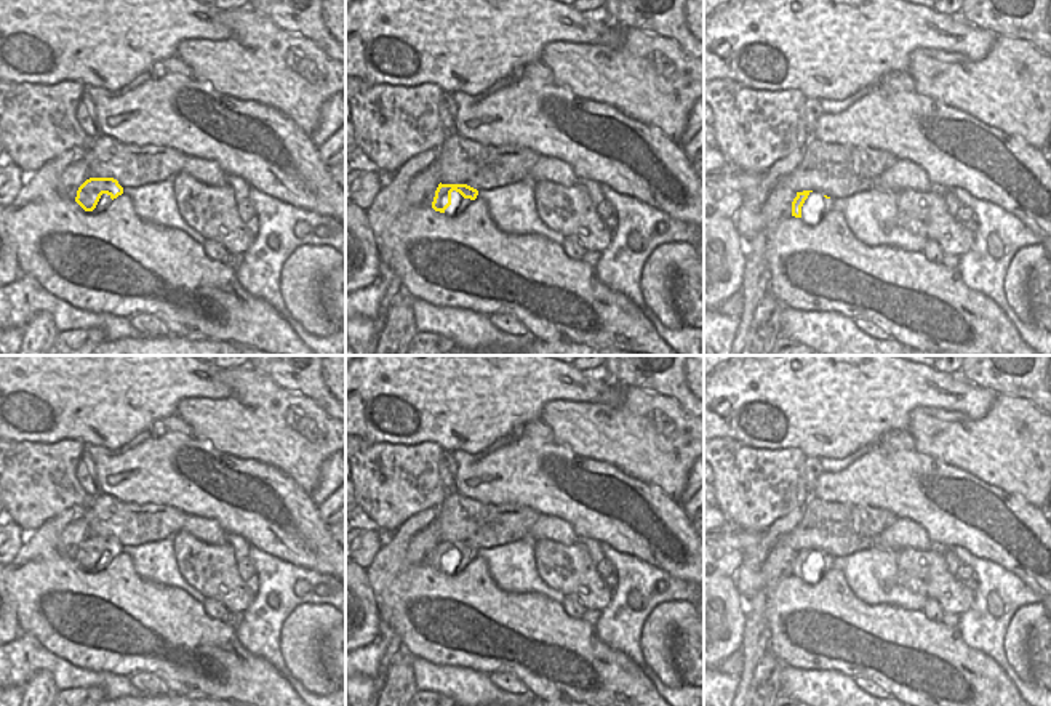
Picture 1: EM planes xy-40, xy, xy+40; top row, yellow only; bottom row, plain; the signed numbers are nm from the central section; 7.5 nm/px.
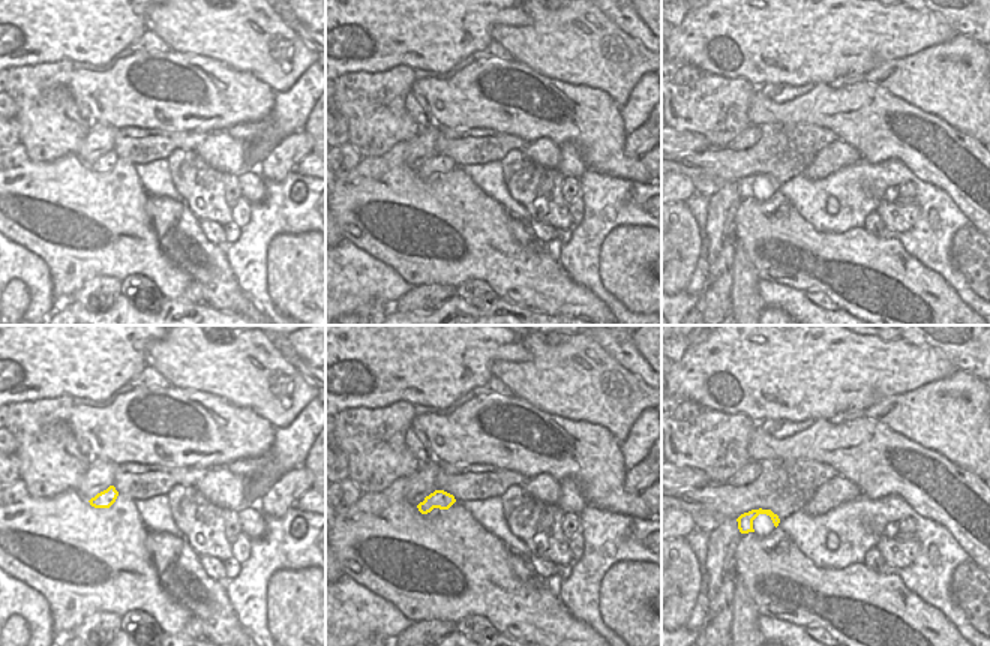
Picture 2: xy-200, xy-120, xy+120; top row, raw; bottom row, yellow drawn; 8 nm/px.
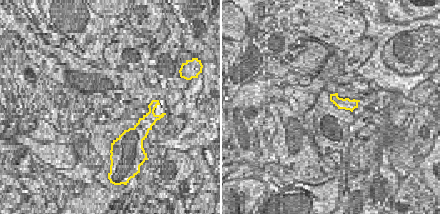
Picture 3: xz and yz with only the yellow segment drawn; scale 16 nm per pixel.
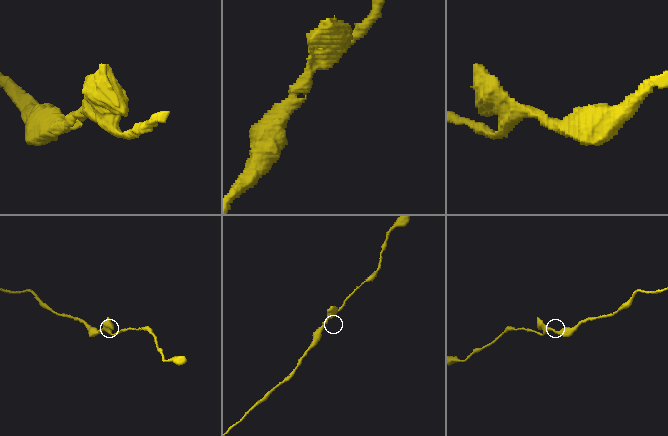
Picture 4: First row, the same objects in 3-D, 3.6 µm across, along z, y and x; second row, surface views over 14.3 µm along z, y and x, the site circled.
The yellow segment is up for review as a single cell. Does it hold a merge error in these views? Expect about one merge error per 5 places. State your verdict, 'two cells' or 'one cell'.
one cell

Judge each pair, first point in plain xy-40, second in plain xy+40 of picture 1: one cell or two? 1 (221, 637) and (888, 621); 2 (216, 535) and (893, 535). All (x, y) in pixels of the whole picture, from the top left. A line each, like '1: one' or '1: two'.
1: one
2: one

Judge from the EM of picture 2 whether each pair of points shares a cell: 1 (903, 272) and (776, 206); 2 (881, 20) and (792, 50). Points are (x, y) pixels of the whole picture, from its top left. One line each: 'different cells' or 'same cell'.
1: same cell
2: same cell

